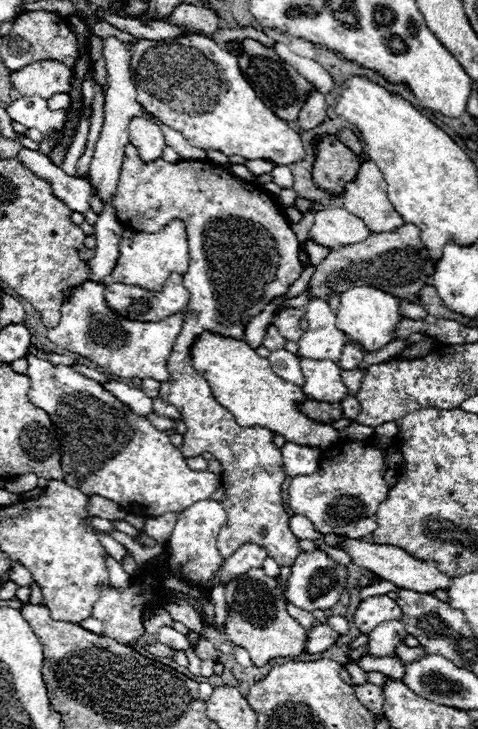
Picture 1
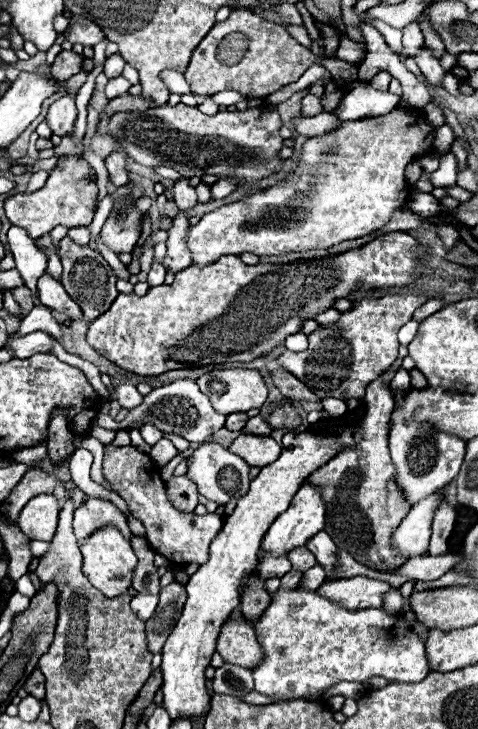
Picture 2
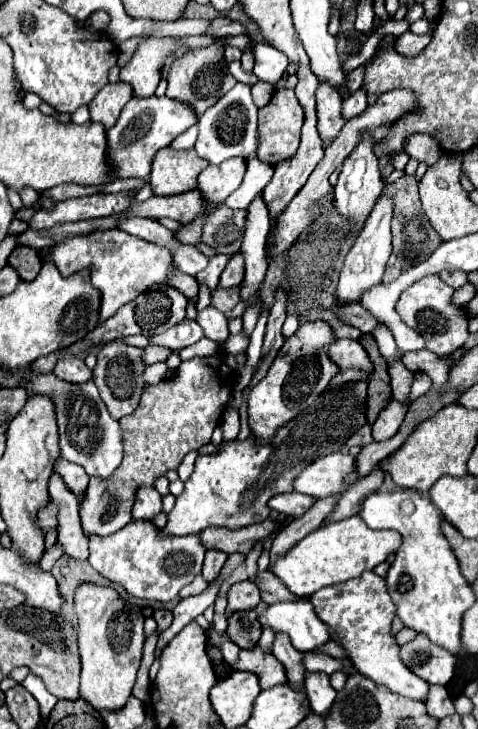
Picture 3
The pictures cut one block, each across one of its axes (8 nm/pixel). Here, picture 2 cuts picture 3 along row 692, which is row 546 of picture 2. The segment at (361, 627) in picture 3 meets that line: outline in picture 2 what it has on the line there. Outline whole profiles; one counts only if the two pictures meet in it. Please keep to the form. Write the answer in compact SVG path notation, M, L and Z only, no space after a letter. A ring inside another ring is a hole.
M444 488L432 492L430 496L422 498L420 504L414 504L414 508L410 508L410 514L402 520L392 536L396 552L406 556L420 556L428 550L432 518L440 506L440 498L444 498Z

